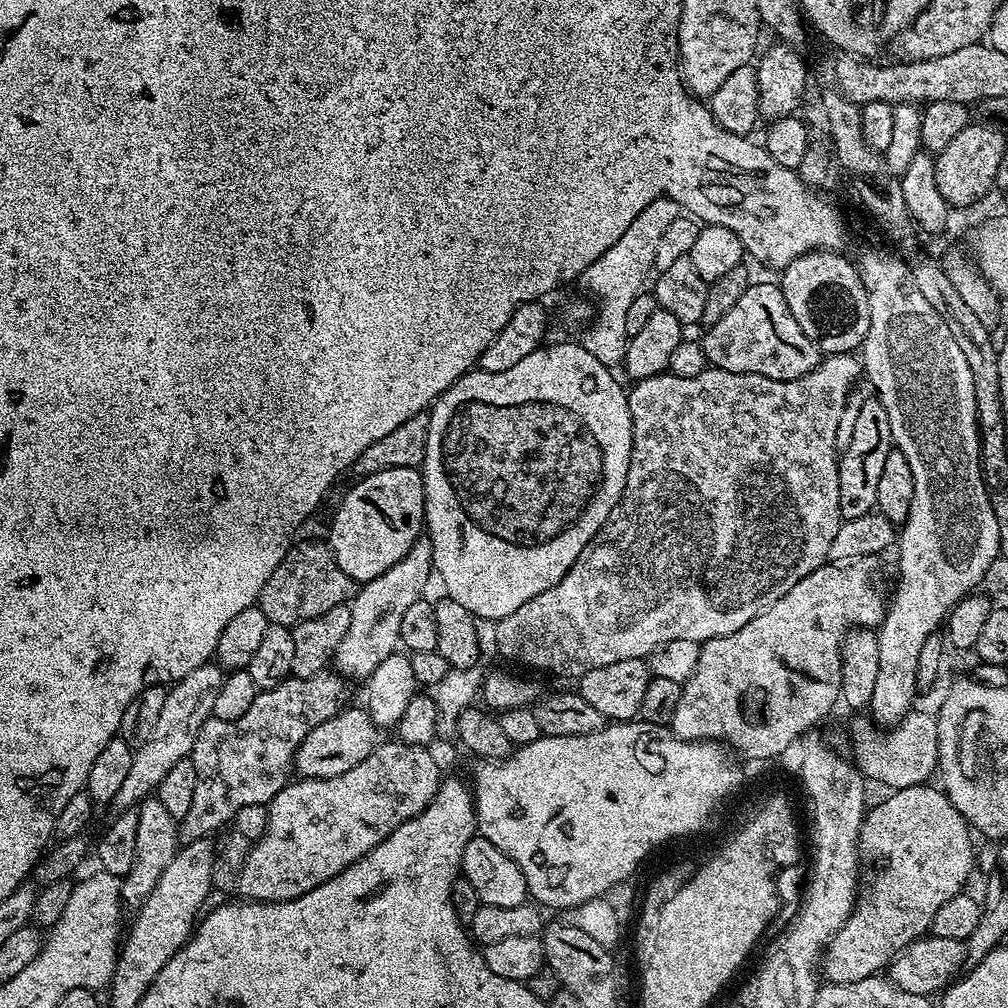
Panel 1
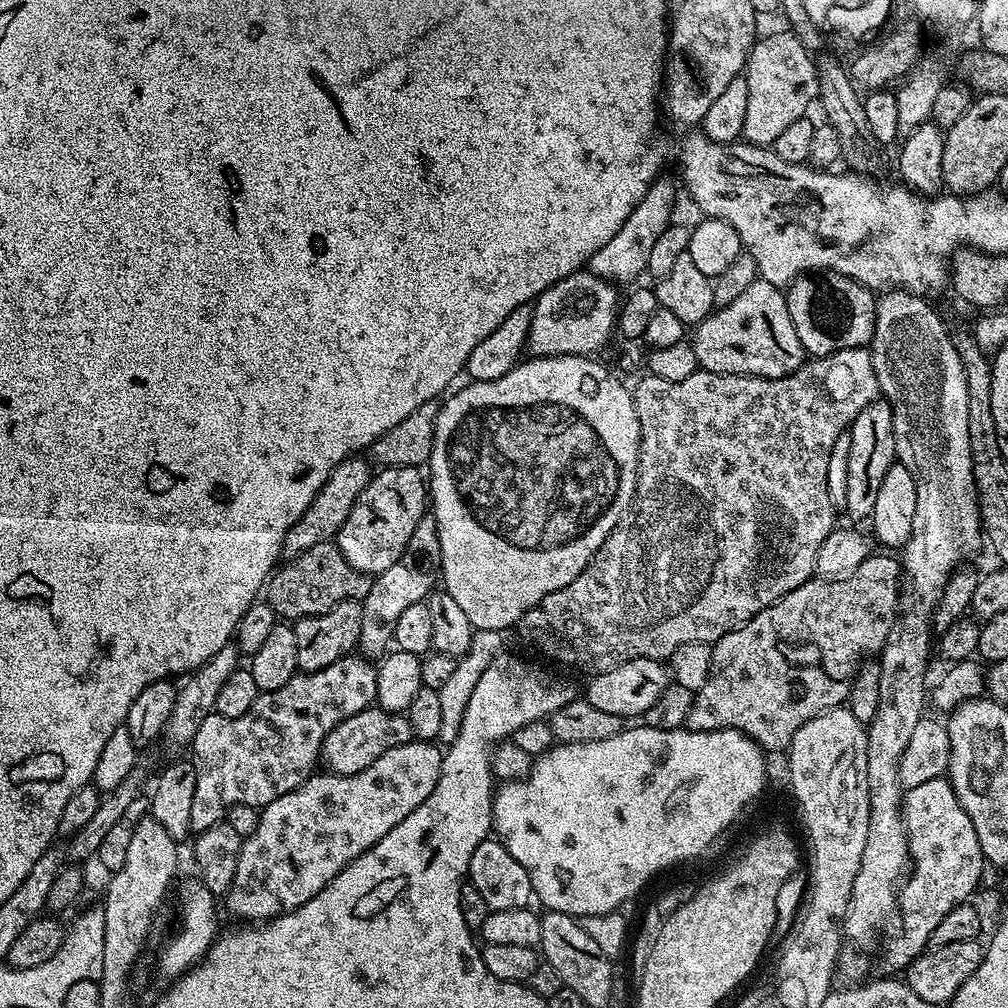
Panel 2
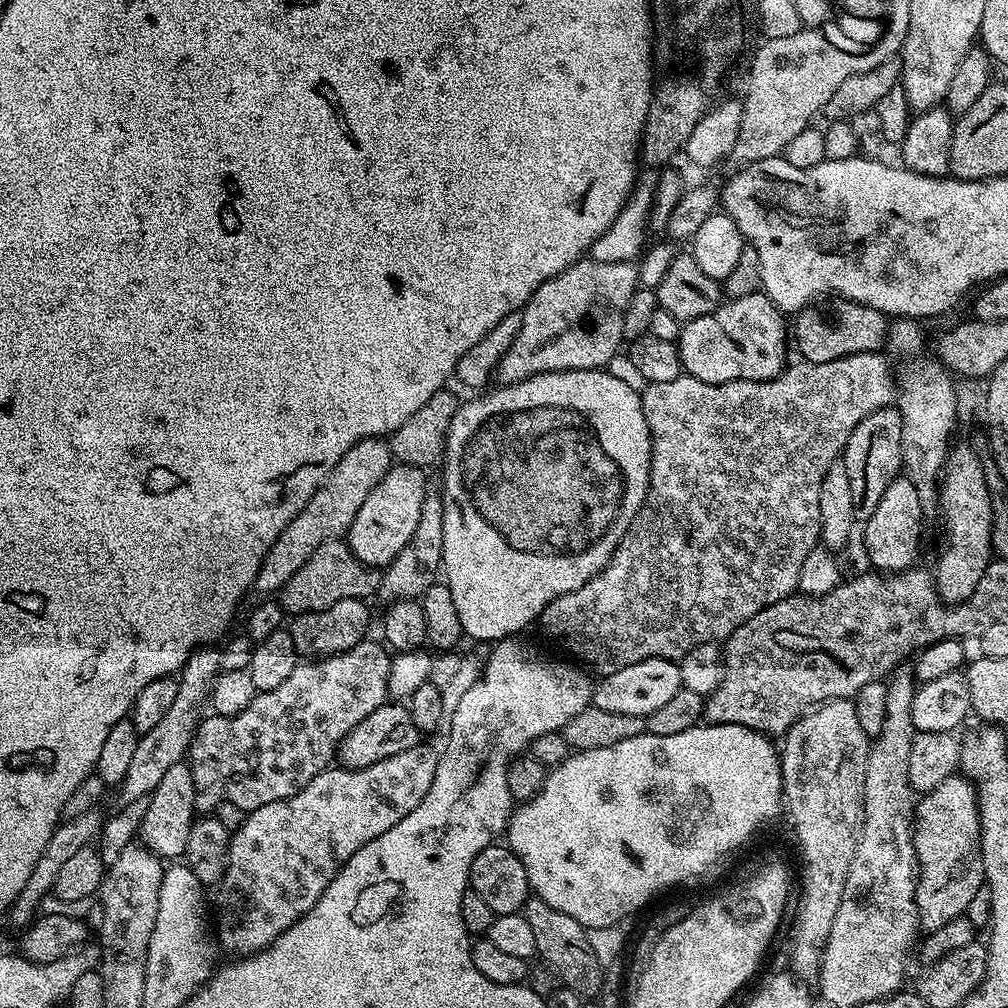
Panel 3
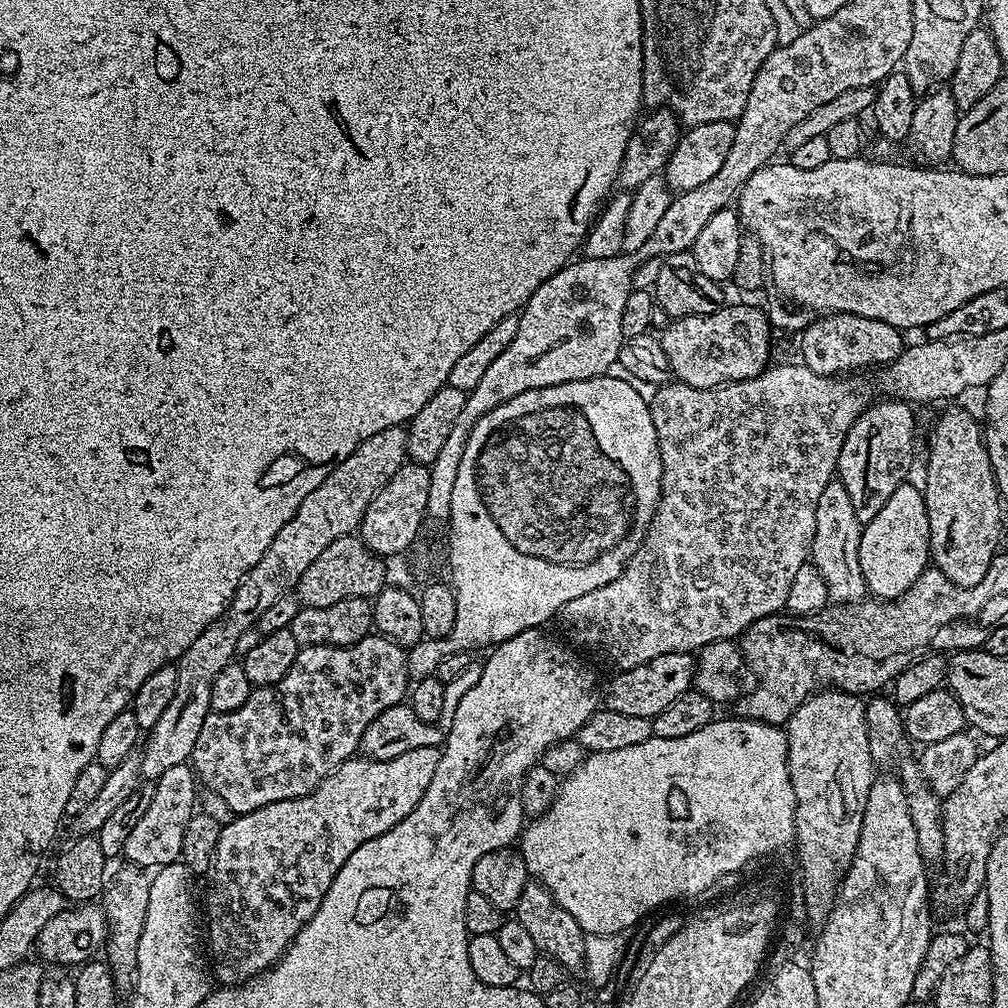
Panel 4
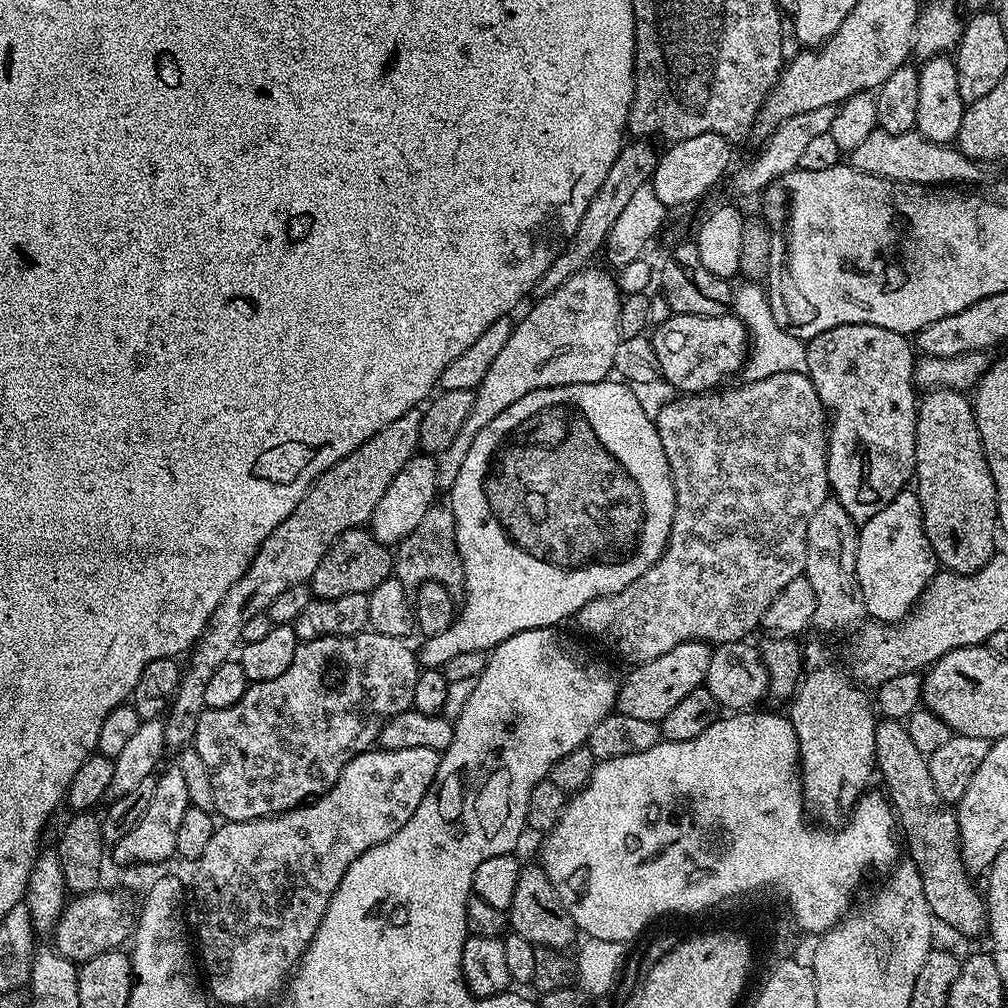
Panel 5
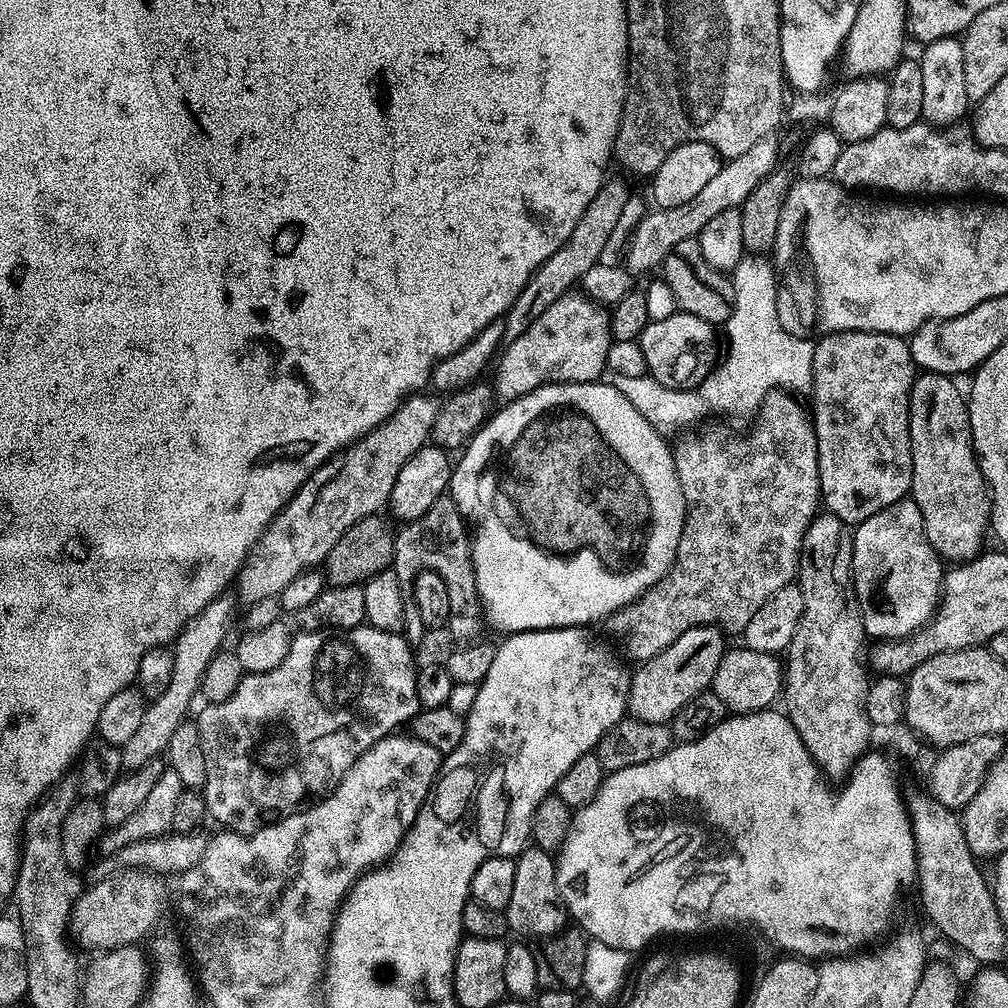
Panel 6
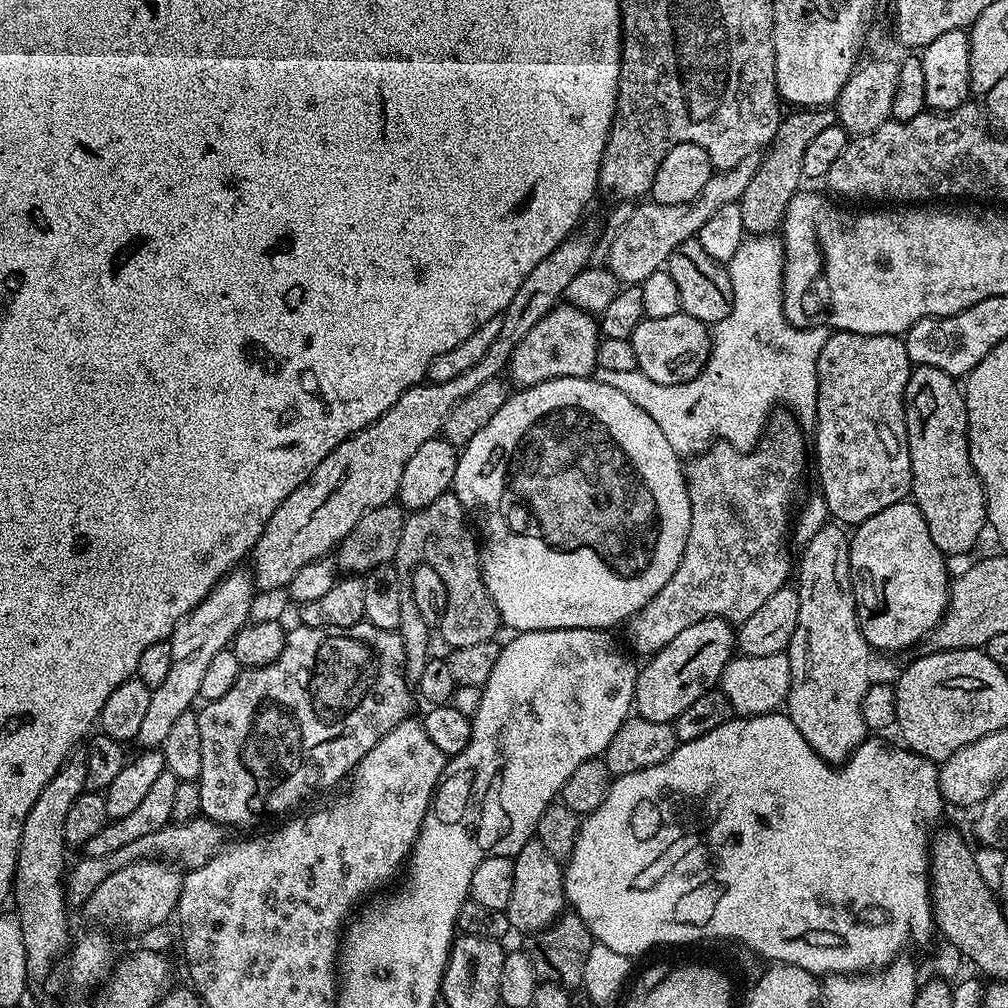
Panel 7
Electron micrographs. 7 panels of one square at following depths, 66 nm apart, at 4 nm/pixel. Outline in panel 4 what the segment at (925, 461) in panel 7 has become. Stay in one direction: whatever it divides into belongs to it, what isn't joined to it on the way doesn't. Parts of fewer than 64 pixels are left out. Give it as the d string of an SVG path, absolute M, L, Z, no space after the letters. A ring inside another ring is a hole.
M948 408L937 418L928 436L928 465L922 483L930 518L931 563L959 588L978 586L986 578L1000 544L1002 501L984 445L982 424L977 420L964 408Z

